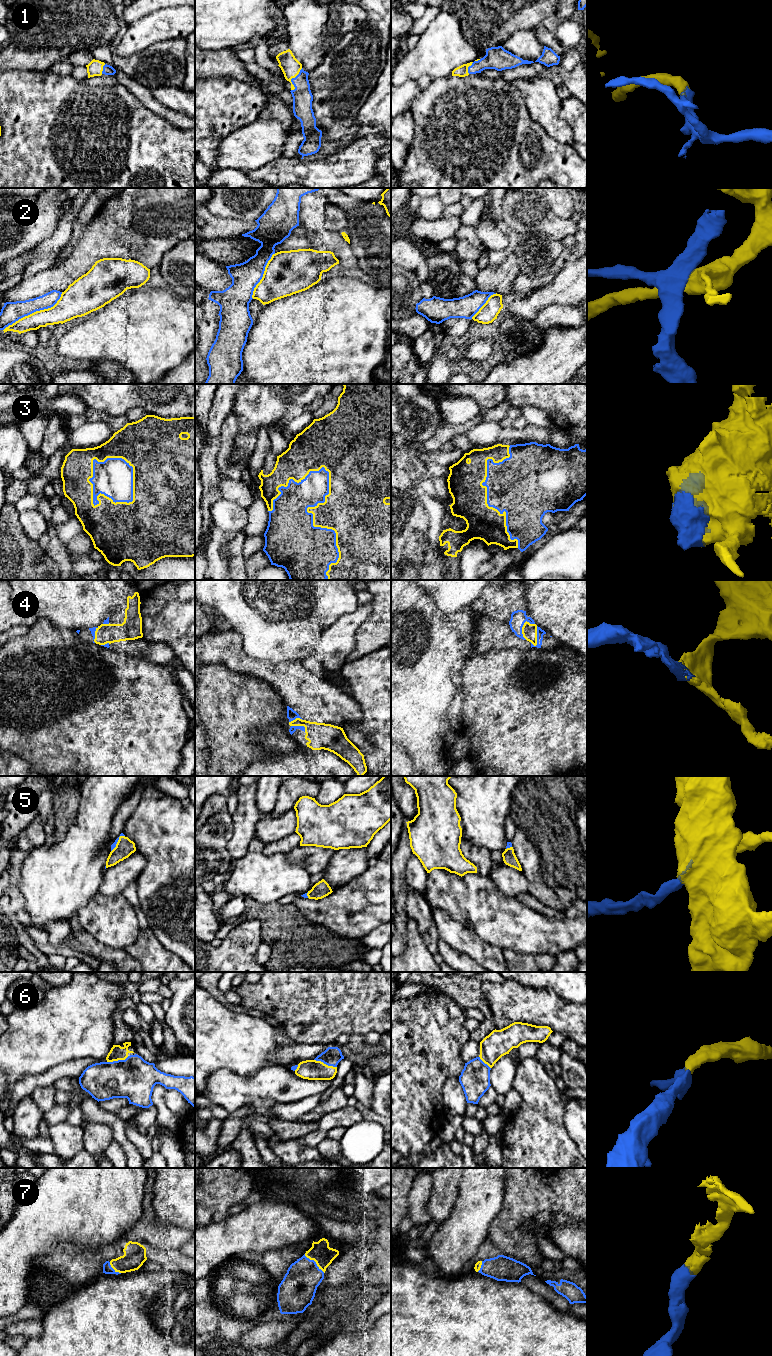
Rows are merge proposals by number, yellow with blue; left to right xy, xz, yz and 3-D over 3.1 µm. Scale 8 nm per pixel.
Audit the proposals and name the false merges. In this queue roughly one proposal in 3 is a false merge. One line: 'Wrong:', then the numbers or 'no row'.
Wrong: 2

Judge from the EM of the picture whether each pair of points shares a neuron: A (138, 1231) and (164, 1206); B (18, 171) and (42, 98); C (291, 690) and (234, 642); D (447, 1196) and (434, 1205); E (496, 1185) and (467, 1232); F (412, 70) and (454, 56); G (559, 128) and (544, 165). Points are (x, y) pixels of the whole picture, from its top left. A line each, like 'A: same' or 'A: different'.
A: different
B: same
C: same
D: same
E: same
F: same
G: different

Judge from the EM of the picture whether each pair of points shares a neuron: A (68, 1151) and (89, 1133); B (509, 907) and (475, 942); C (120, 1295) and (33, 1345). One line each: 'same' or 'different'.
A: different
B: different
C: same

